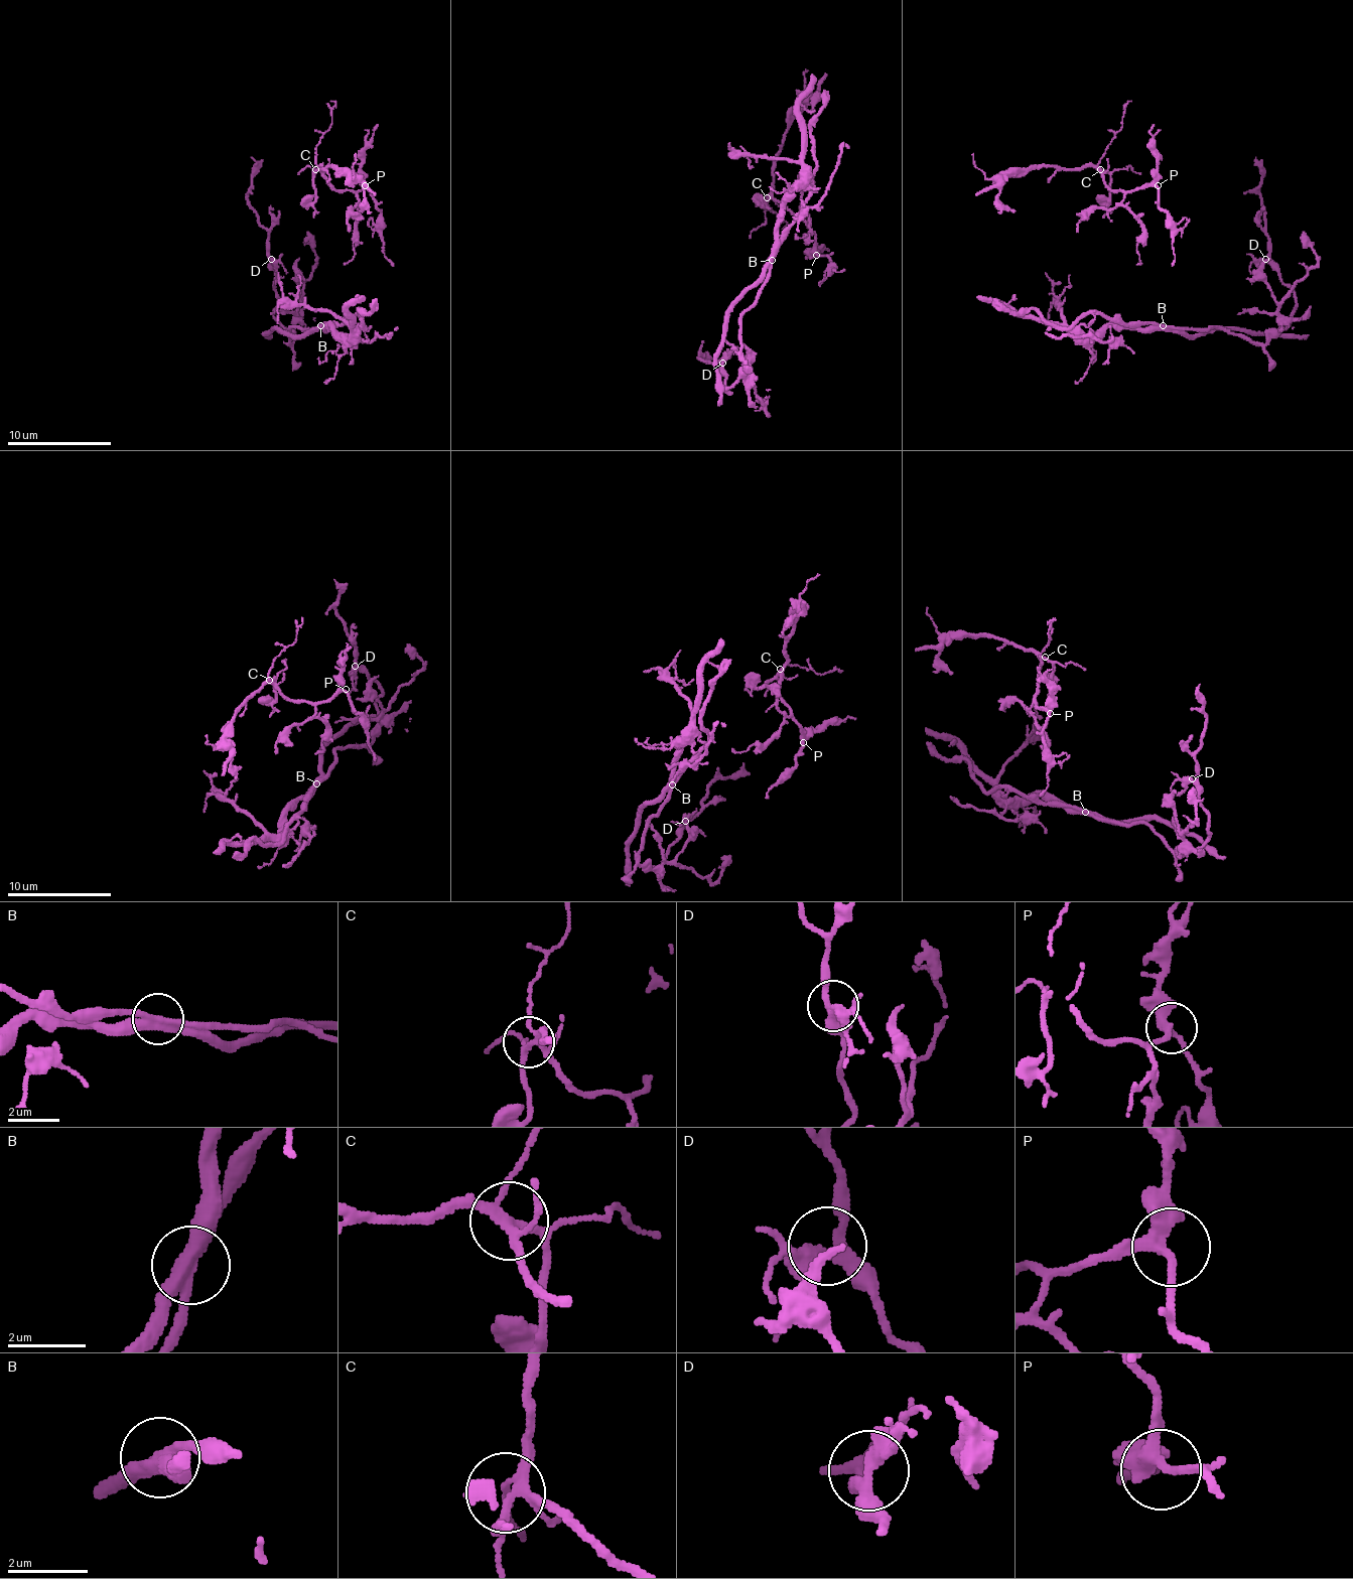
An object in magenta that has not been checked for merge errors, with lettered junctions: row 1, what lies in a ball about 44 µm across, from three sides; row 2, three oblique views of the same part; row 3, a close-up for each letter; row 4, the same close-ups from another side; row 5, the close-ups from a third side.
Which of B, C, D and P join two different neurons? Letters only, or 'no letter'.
B

